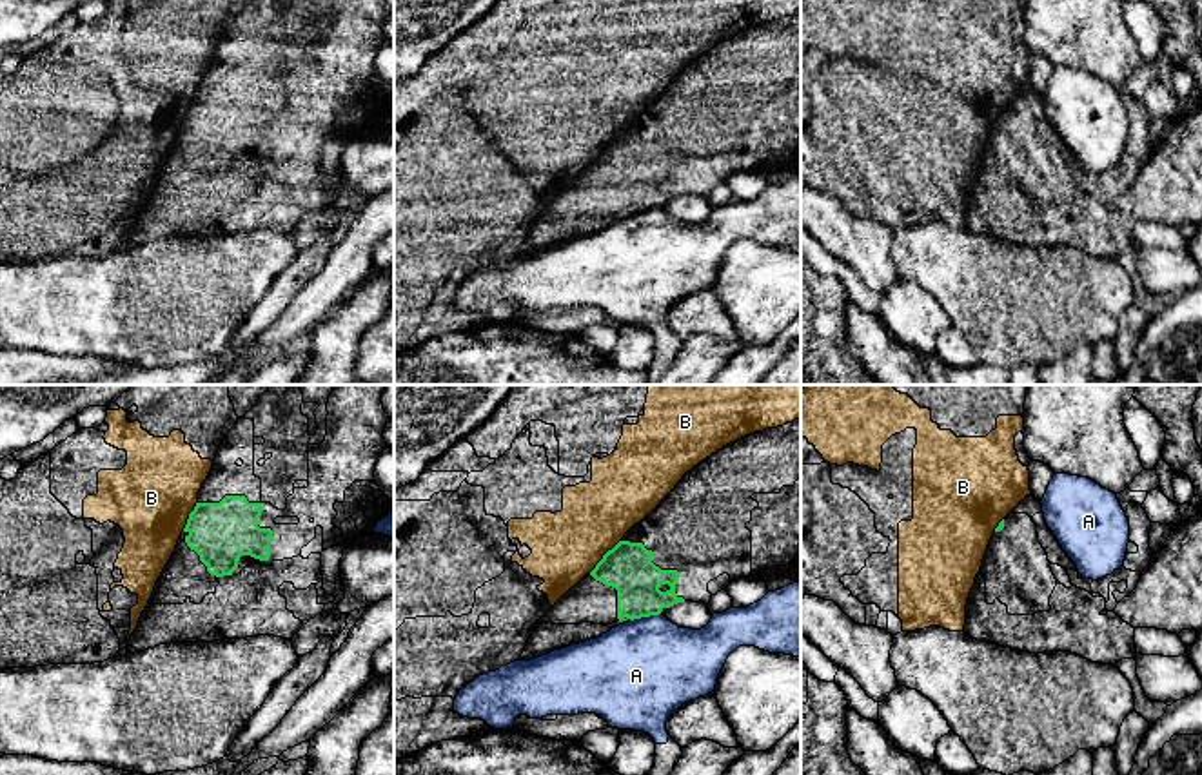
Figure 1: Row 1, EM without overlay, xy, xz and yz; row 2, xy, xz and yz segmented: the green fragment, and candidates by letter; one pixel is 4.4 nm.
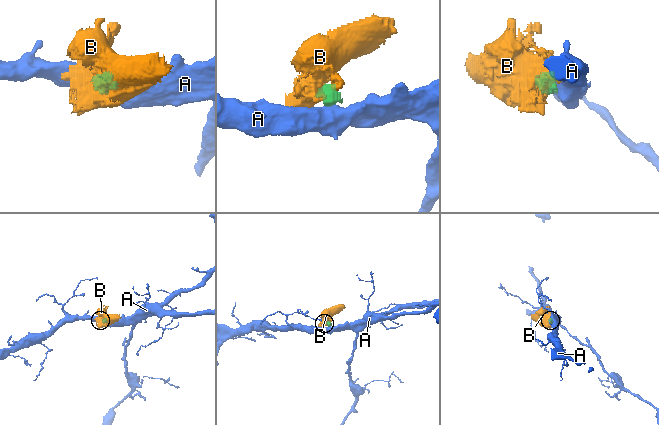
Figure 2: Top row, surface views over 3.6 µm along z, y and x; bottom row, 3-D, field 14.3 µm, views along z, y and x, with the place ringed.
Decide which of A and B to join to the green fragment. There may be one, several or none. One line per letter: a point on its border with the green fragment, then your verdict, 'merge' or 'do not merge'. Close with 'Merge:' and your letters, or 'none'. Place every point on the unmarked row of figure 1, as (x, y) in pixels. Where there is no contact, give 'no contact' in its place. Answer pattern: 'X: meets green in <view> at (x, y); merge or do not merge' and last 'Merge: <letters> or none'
A: meets green in xz at (645, 209); do not merge
B: meets green in xz at (603, 149); do not merge
Merge: none

